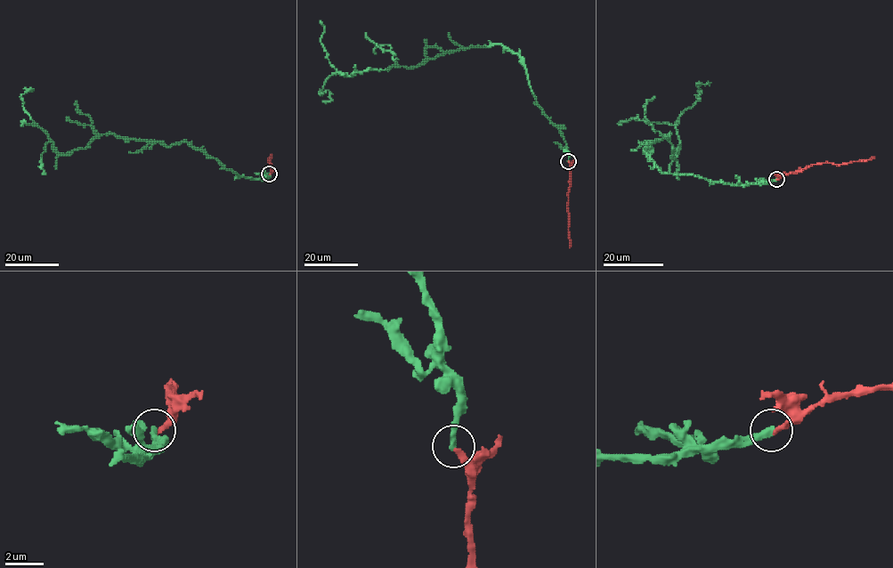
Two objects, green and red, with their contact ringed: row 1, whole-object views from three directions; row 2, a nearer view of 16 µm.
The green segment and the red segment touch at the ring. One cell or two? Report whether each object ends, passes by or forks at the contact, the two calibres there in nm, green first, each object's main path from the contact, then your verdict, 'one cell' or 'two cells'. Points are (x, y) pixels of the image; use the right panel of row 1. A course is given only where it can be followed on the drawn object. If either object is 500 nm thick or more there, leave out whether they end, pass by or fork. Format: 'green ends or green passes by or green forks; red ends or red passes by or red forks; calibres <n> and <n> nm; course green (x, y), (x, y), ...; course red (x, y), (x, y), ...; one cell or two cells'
green ends; red ends; calibres 340 and 240 nm; course green (776, 179), (663, 173), (645, 152), (669, 133), (675, 157), (676, 121), (697, 84), (709, 82); course red (776, 179), (814, 165), (830, 162), (842, 165), (874, 157); two cells

